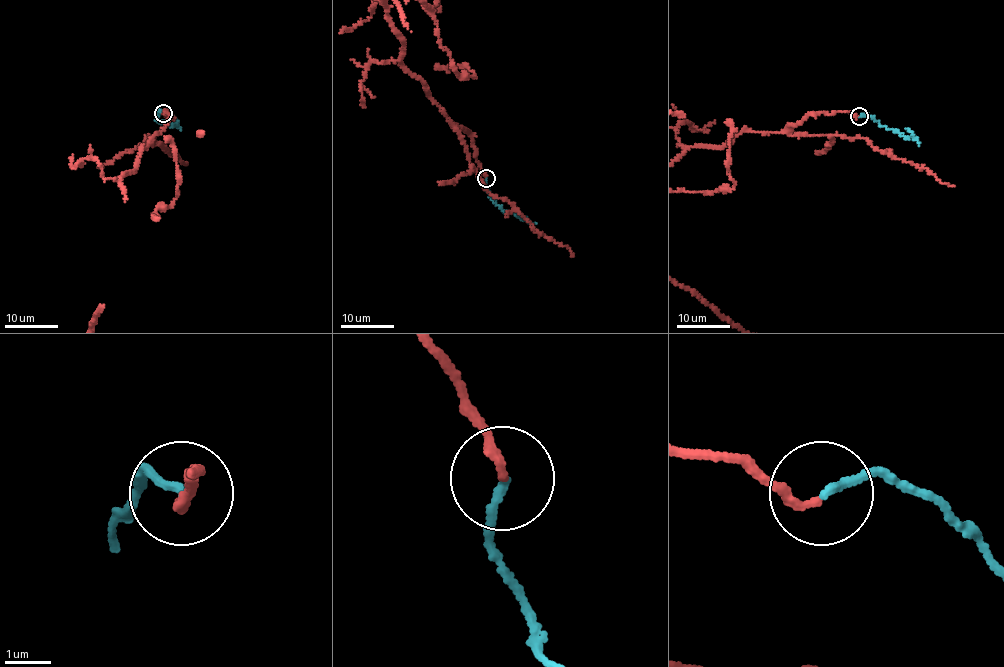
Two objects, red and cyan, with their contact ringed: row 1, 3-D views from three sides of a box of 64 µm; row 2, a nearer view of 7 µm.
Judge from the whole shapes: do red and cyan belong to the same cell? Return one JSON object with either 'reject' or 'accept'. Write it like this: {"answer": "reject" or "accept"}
{"answer": "reject"}

